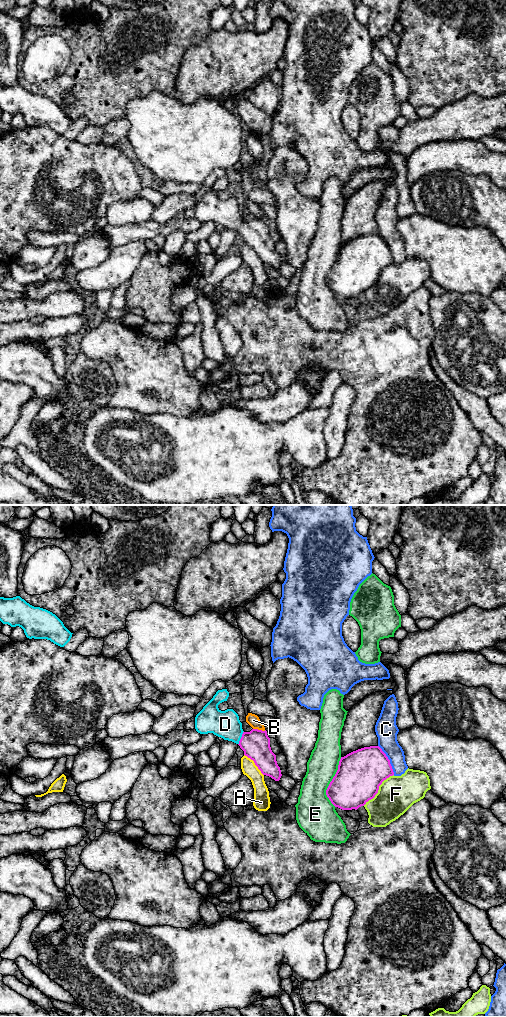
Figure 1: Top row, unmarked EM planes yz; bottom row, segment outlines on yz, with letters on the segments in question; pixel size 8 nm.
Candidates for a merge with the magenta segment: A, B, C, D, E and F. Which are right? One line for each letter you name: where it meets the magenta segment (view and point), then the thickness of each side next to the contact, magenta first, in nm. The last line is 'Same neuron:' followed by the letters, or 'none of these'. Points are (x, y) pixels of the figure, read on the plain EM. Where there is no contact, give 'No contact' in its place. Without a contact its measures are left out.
D: Touches magenta at yz (241, 226). Thickness 220 nm (magenta) against 220 nm
Same neuron: D

